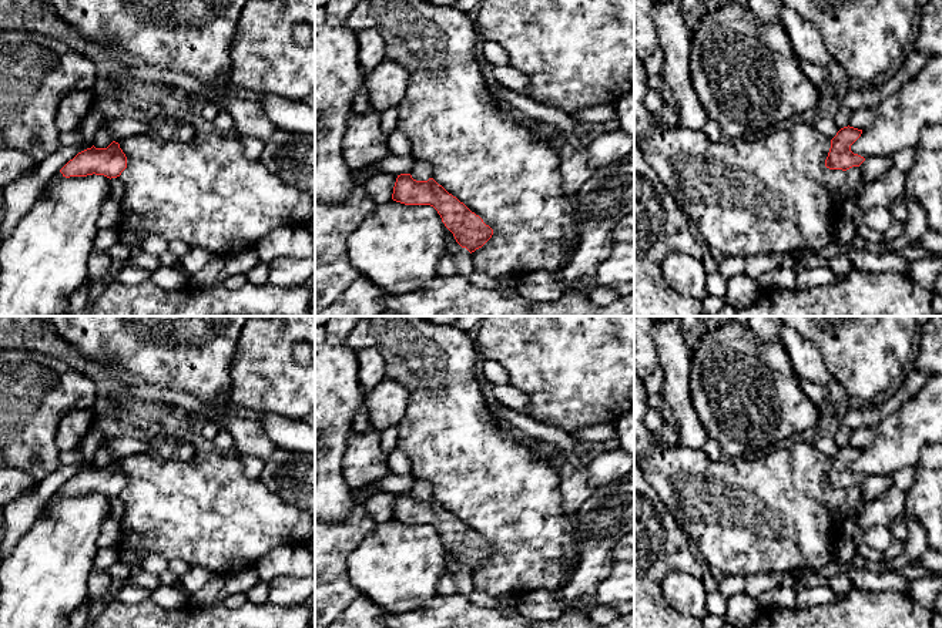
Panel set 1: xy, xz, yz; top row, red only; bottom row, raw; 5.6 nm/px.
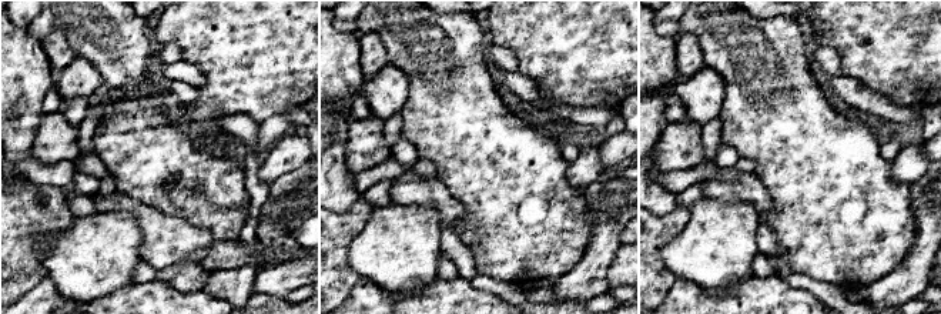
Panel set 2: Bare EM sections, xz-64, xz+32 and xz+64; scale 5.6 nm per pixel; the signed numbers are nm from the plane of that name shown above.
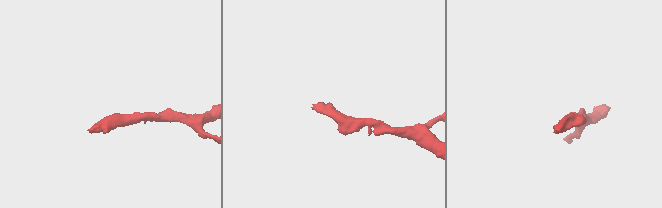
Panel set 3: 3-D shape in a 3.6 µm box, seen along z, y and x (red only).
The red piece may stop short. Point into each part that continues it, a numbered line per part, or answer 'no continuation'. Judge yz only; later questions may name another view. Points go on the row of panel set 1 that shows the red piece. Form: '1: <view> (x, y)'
no continuation

